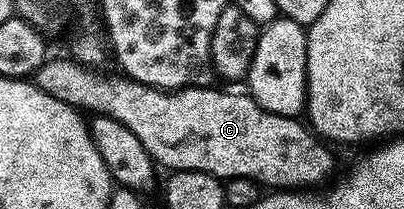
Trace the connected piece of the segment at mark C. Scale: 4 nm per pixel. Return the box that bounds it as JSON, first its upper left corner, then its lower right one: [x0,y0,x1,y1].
[34,56,336,192]

